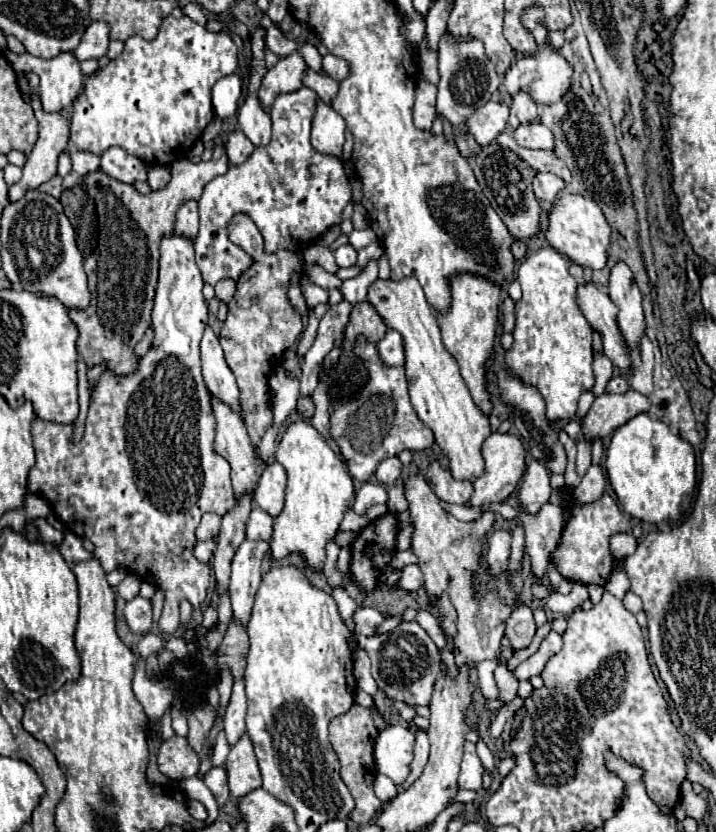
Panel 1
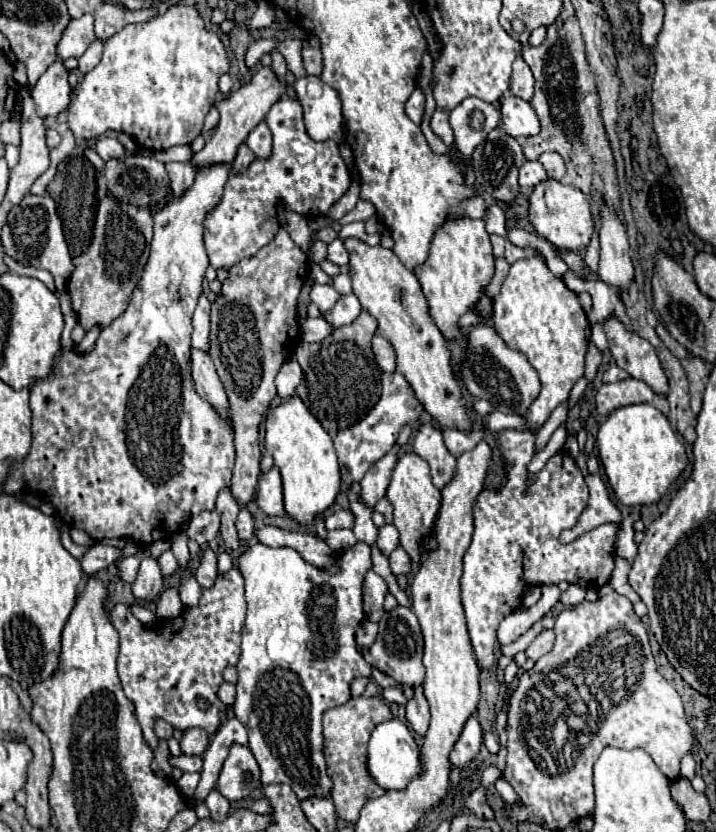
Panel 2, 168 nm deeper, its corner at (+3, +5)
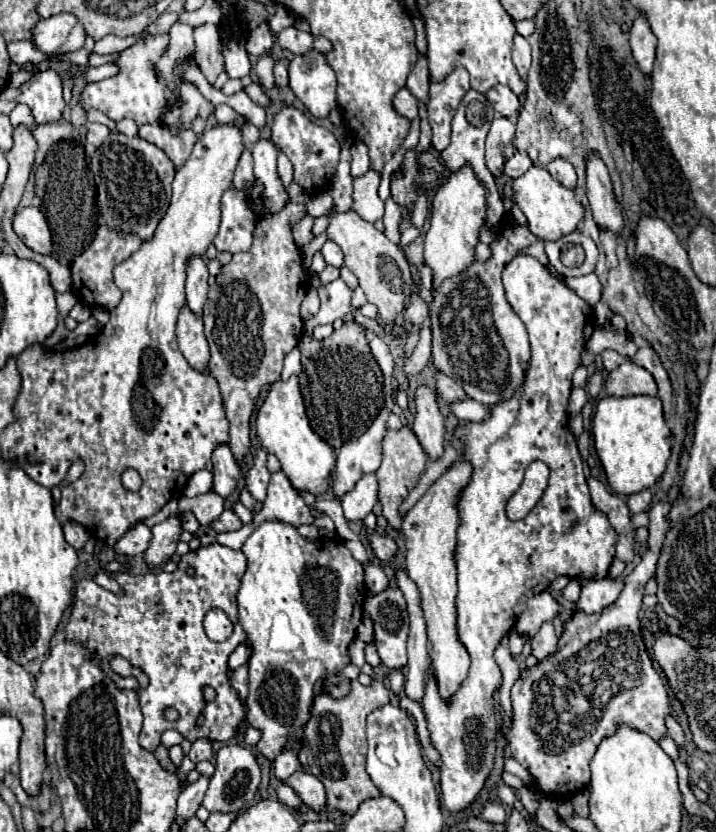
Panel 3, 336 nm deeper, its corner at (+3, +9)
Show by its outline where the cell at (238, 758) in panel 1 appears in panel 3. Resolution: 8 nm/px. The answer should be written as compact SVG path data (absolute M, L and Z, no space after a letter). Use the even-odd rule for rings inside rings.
M240 744L222 746L218 750L216 772L210 778L210 786L208 786L208 792L204 796L202 806L208 812L234 812L234 814L238 814L240 810L244 810L248 804L254 802L258 786L260 786L260 766L256 762L256 756Z

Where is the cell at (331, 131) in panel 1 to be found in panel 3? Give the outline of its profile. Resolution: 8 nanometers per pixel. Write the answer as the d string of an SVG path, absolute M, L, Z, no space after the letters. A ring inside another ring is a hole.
M312 50L308 56L296 56L290 66L290 90L317 118L327 118L336 108L336 76L326 64L324 54Z

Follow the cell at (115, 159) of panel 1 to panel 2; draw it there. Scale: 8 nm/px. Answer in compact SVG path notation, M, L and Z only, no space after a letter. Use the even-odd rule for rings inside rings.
M100 138L96 142L96 152L100 154L102 160L110 160L110 158L122 160L122 158L126 158L126 150L116 138Z

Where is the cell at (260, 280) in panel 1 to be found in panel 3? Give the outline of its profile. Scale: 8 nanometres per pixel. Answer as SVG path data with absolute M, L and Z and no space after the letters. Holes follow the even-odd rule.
M288 202L280 212L266 214L256 226L256 240L248 252L240 252L232 256L232 260L222 266L222 272L216 278L218 288L222 290L214 320L204 320L204 334L210 346L210 372L218 380L226 416L230 420L230 450L236 458L236 464L242 466L244 458L250 450L250 416L260 398L260 390L264 386L274 384L280 378L284 356L300 342L304 320L300 318L300 302L306 294L308 272L302 264L302 252L298 250L292 238L292 224L302 220L306 214L304 204Z

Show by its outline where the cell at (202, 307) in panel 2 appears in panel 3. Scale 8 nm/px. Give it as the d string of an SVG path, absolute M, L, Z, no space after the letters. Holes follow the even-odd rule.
M202 258L188 260L188 278L186 278L186 304L190 312L202 316L202 306L208 298L208 268Z

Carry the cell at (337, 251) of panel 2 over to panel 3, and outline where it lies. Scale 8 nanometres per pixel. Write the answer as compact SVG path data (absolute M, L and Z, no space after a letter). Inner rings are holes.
M328 240L324 246L322 246L322 256L324 256L324 260L330 264L330 266L336 266L336 268L340 268L342 264L344 264L344 254L340 252L340 246L338 244L334 244L332 240Z

